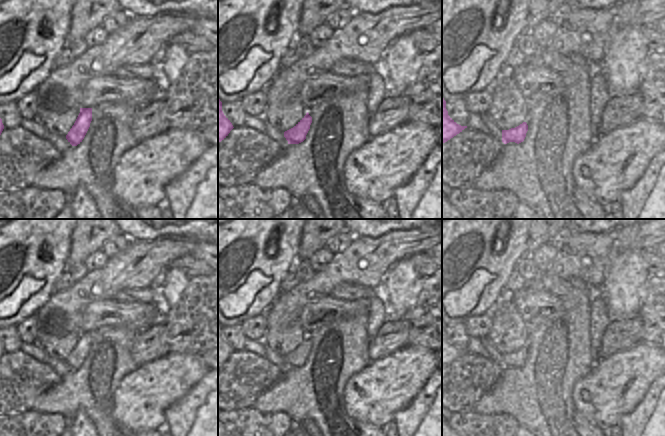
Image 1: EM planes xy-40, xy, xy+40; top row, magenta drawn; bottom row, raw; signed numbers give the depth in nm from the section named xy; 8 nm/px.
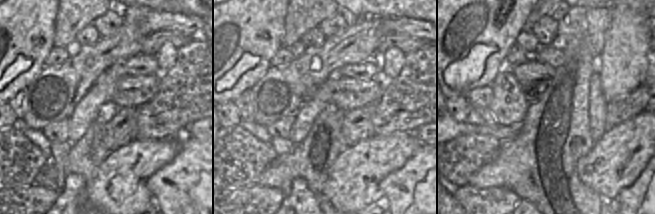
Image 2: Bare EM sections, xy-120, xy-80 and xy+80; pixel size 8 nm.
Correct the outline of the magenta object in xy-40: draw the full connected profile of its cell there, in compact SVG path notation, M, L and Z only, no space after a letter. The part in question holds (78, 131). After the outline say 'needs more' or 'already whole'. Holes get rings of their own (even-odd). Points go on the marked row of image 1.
M80 108L80 113L66 135L66 139L72 146L77 146L84 139L92 121L92 108Z | already whole

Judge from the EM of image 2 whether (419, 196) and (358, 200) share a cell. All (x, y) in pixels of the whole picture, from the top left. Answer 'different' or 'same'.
different

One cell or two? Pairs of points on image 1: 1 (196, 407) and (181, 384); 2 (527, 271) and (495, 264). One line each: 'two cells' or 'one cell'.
1: two cells
2: two cells

